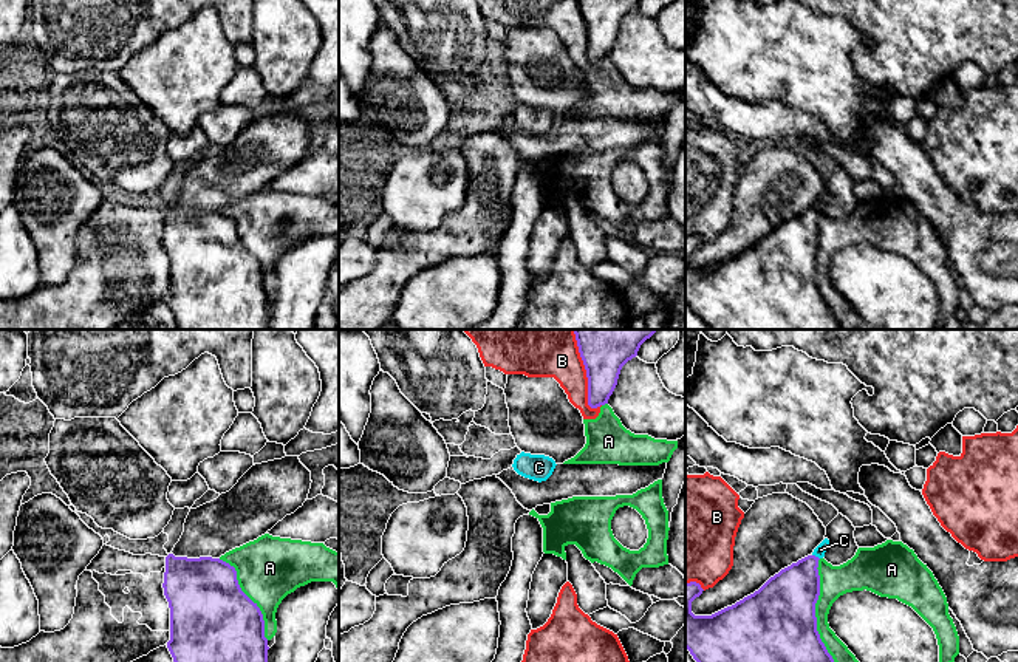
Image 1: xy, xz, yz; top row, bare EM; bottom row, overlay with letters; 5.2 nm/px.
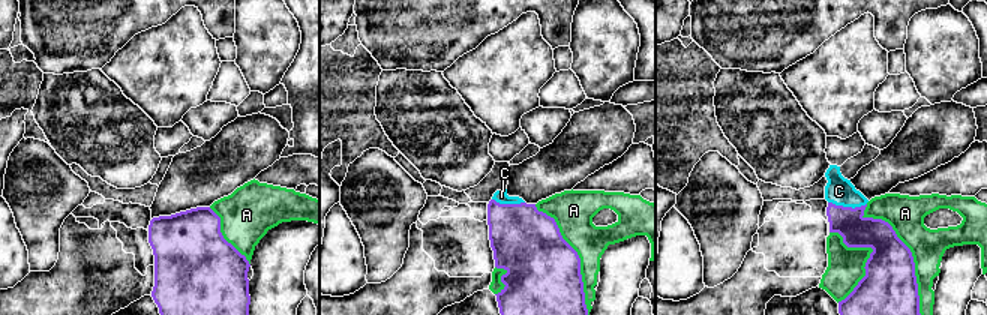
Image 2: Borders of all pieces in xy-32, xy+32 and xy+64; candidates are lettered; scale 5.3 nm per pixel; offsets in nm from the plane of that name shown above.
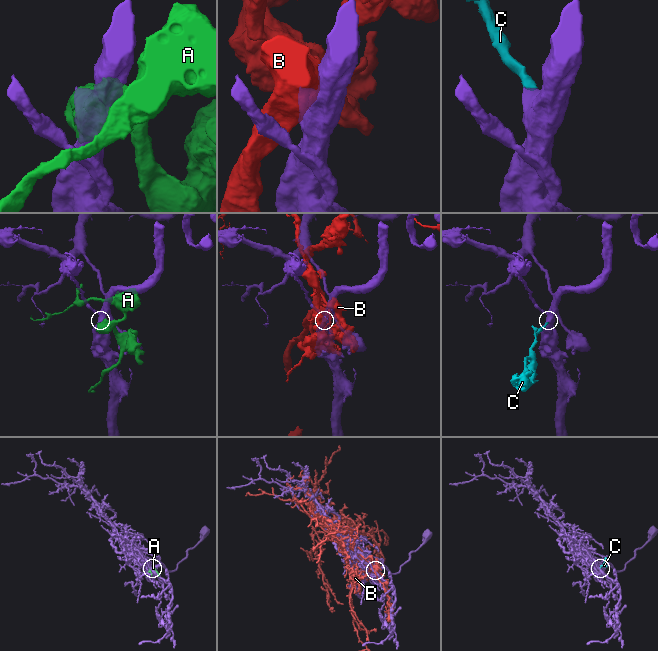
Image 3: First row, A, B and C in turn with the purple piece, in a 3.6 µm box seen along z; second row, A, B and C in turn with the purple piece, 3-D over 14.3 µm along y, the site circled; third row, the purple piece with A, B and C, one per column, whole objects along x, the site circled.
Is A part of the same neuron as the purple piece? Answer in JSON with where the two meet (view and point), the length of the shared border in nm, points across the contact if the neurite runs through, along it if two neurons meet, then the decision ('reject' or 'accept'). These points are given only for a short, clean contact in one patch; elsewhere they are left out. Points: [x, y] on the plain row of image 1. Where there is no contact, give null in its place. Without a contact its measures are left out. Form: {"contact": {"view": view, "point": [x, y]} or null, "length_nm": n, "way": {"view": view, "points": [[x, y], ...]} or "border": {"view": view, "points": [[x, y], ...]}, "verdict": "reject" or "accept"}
{"contact": {"view": "yz", "point": [816, 271]}, "length_nm": 600, "verdict": "reject"}

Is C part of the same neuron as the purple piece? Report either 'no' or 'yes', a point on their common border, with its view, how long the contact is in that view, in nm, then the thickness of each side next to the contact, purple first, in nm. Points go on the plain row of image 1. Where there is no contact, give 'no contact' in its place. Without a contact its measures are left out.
yes; meets purple in yz at (814, 209); contact 50 nm long; 280 nm thick on the purple side, 60 nm on the other

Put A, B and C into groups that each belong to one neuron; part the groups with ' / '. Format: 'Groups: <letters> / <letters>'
Groups: A B / C

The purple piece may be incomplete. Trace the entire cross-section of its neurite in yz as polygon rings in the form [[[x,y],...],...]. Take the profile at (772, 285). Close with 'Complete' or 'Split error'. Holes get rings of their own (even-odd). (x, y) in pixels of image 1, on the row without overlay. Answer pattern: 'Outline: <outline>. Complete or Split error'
Outline: [[[825,192],[811,209],[770,230],[758,244],[712,269],[695,269],[692,255],[702,247],[696,235],[685,237],[685,302],[710,329],[843,329],[817,285],[815,257],[820,249],[818,213],[825,210]]]. Split error

